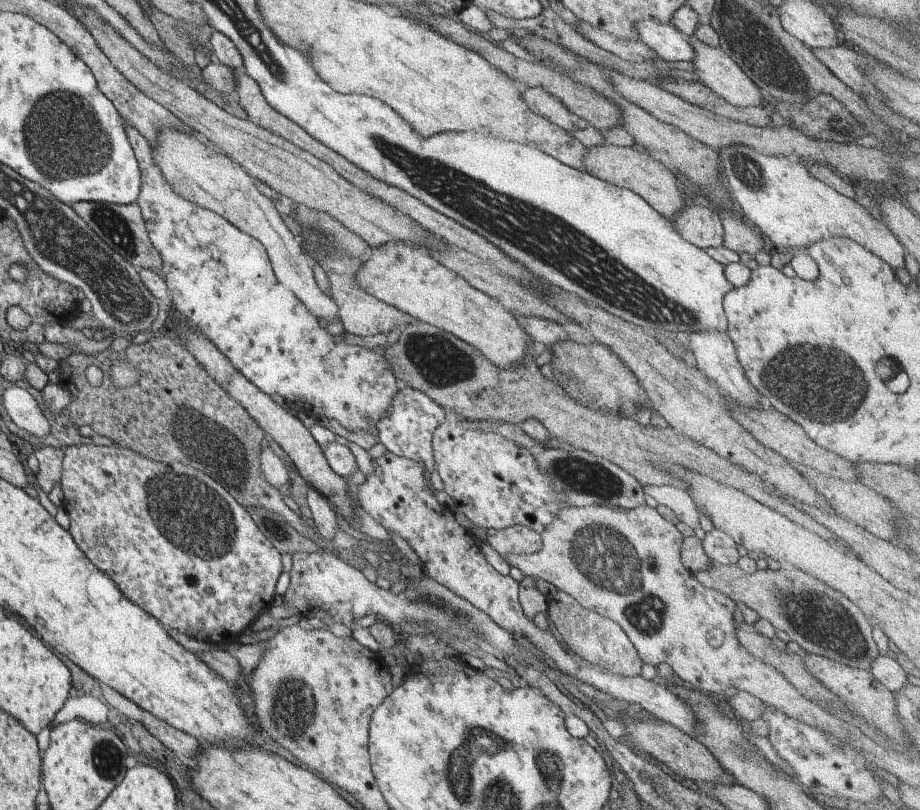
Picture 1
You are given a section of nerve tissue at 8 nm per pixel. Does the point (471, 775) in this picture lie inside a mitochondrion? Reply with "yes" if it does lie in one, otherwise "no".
yes

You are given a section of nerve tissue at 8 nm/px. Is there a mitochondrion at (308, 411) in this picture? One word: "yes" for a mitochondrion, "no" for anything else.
no

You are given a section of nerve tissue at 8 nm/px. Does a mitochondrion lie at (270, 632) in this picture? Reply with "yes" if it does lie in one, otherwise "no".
no

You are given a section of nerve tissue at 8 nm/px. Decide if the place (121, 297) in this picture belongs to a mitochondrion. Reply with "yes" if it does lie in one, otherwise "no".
yes

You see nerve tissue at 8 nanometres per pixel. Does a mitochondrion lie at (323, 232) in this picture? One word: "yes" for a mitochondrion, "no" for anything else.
yes

